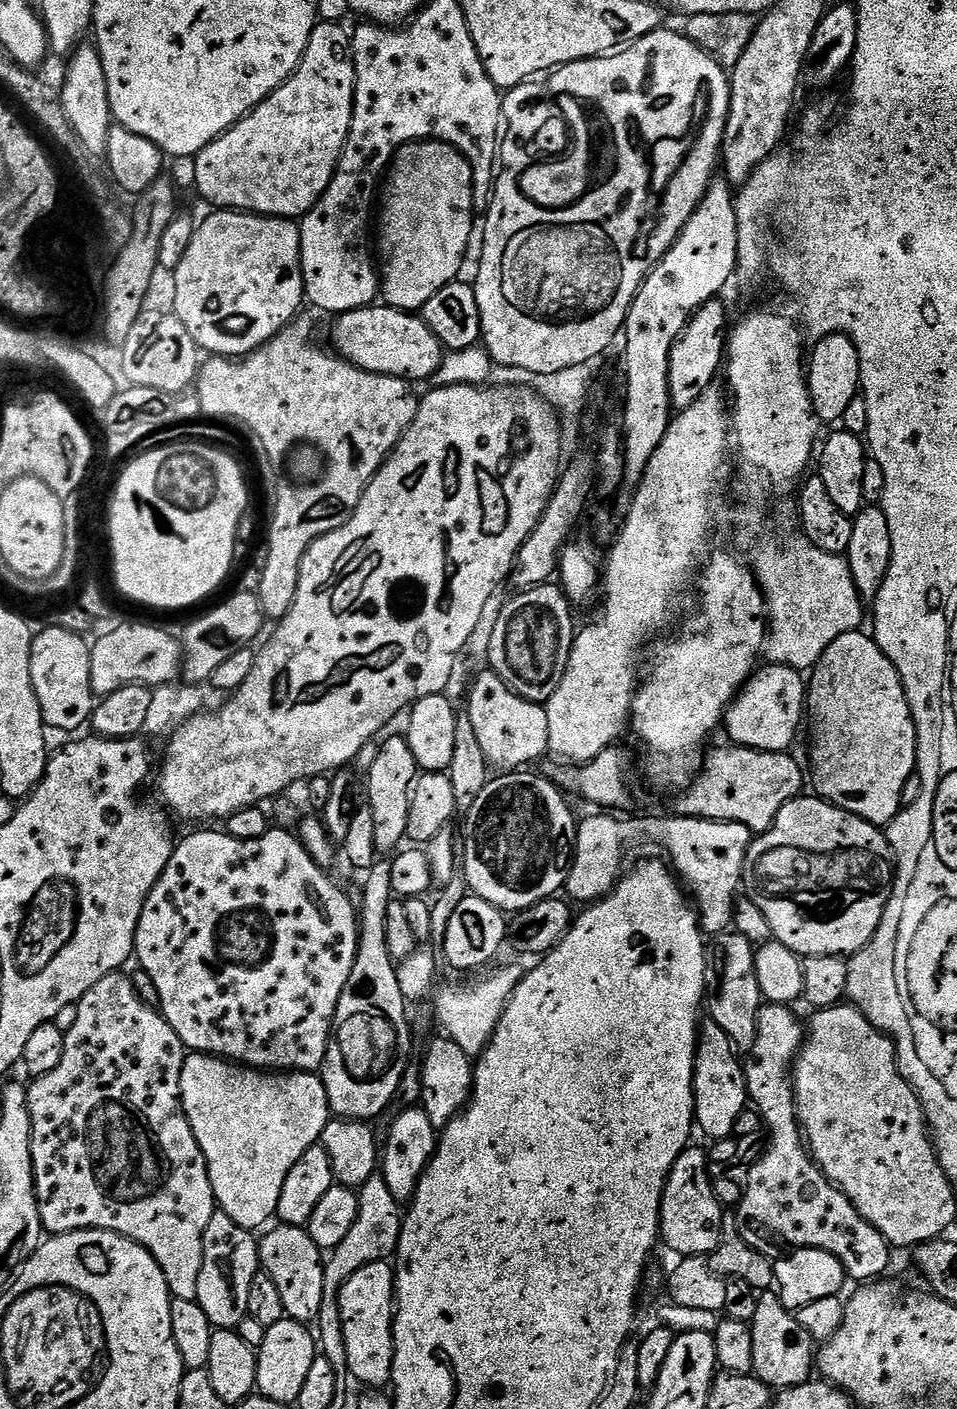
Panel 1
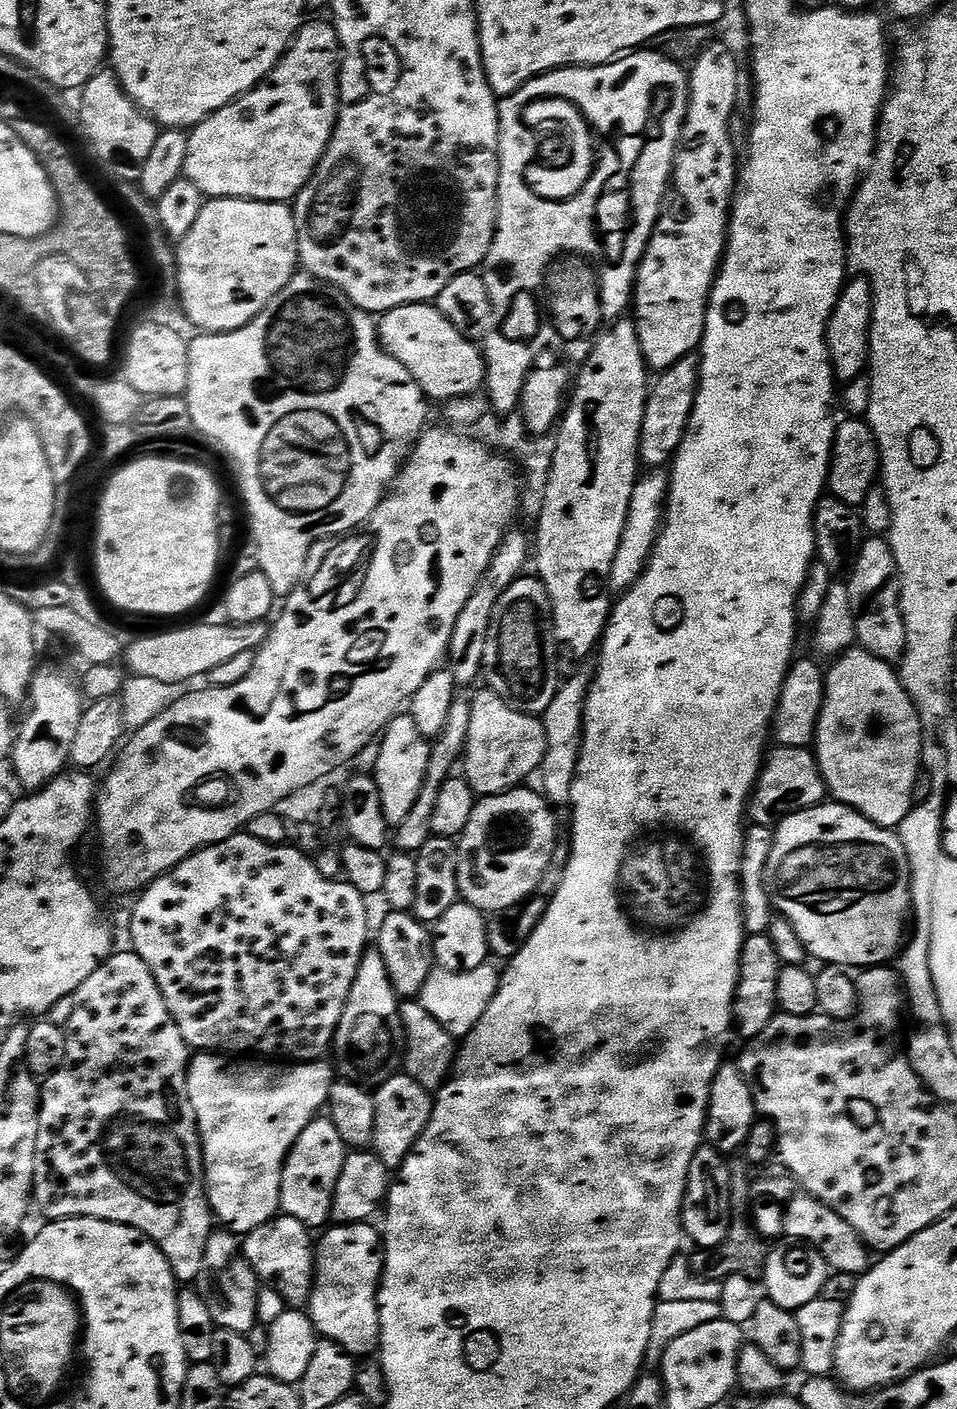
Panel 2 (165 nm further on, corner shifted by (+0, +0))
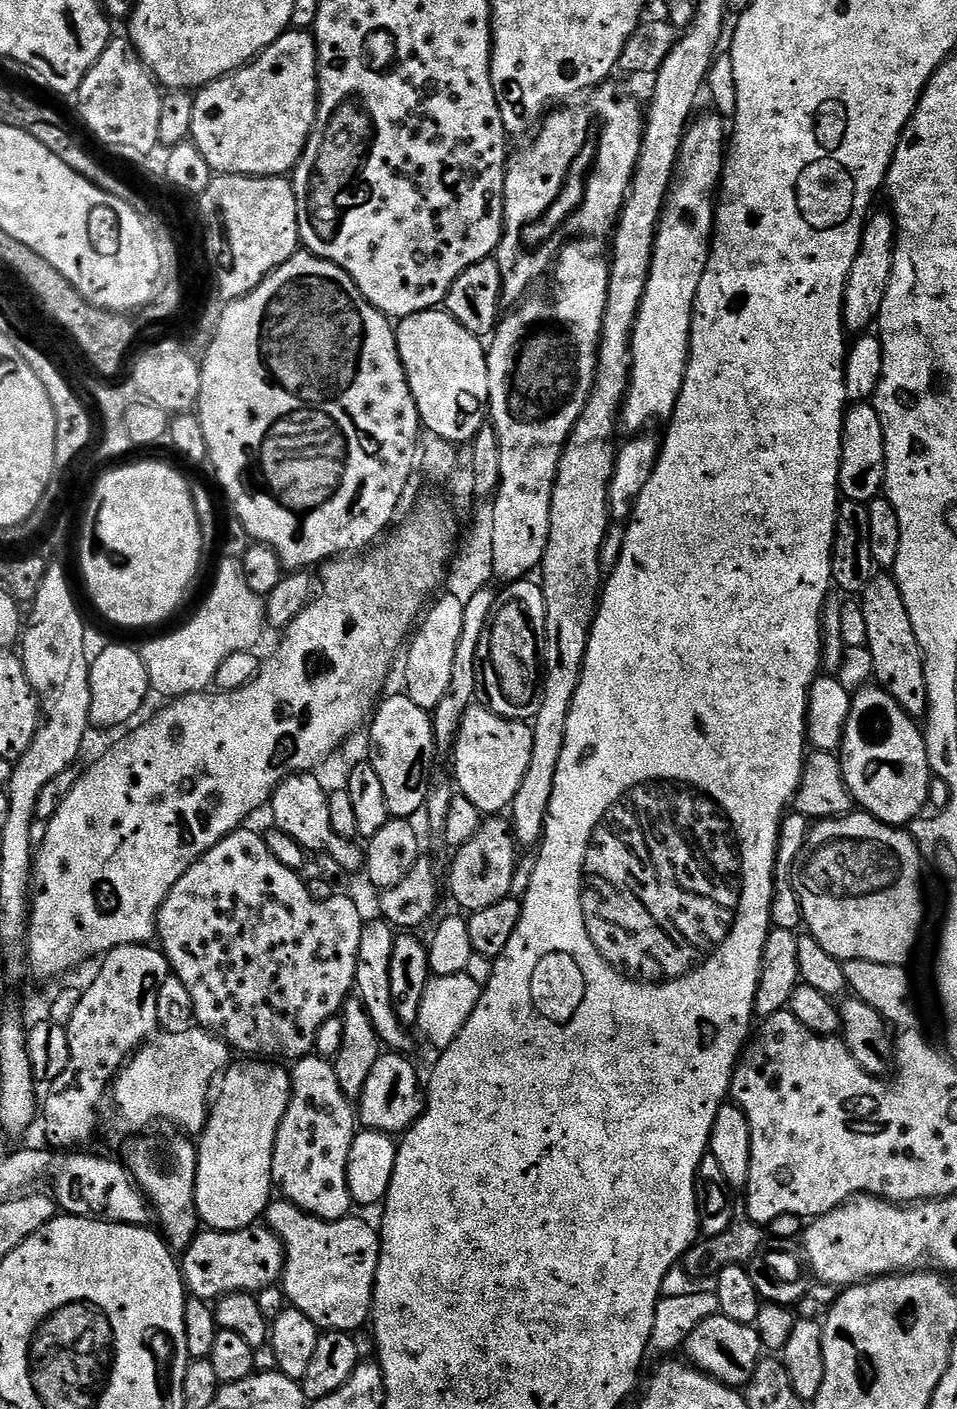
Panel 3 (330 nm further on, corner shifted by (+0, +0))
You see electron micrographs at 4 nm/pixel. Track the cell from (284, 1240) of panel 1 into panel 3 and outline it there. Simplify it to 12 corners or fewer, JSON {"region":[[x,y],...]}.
{"region":[[267,1226],[204,1230],[184,1283],[215,1302],[281,1283],[283,1241]]}

